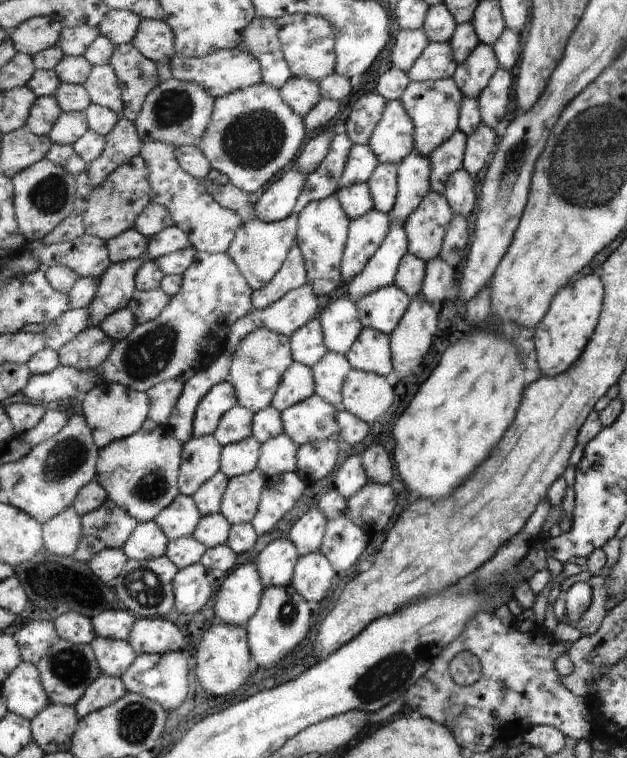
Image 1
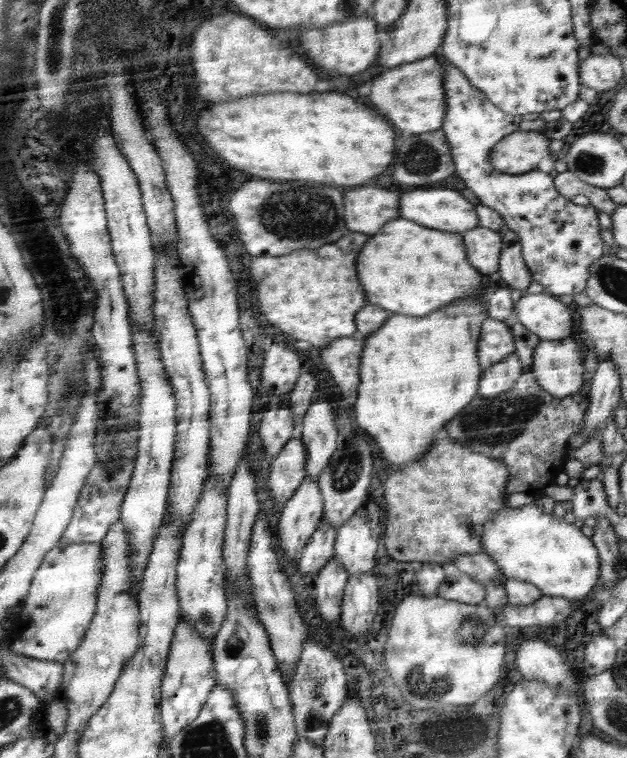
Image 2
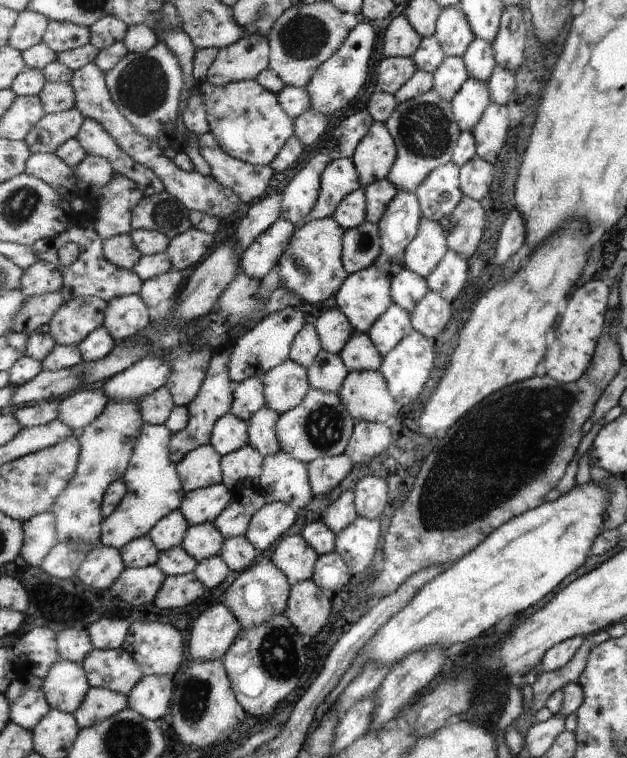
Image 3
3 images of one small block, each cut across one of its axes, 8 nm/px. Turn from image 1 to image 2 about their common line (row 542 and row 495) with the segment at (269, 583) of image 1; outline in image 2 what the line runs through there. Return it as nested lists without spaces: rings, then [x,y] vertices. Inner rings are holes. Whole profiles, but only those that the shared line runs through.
[[[299,432],[290,439],[272,462],[267,478],[271,499],[282,510],[307,478],[307,448]]]

